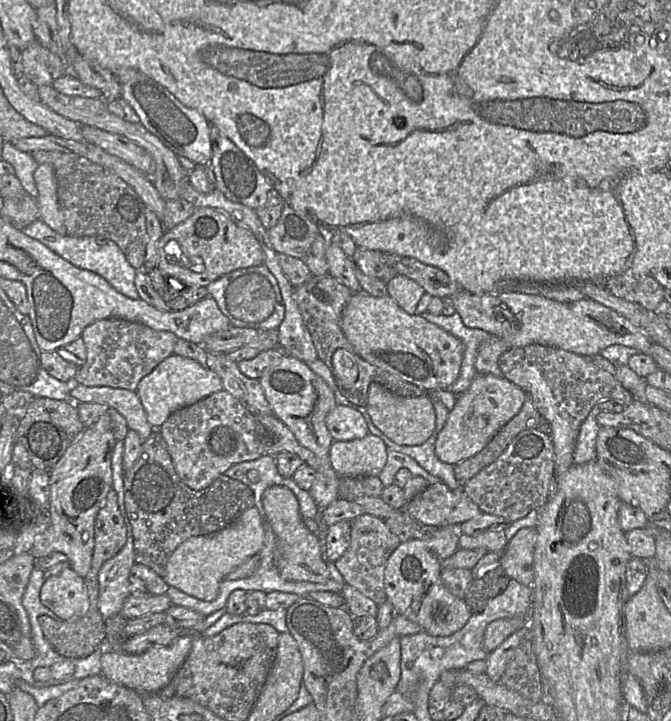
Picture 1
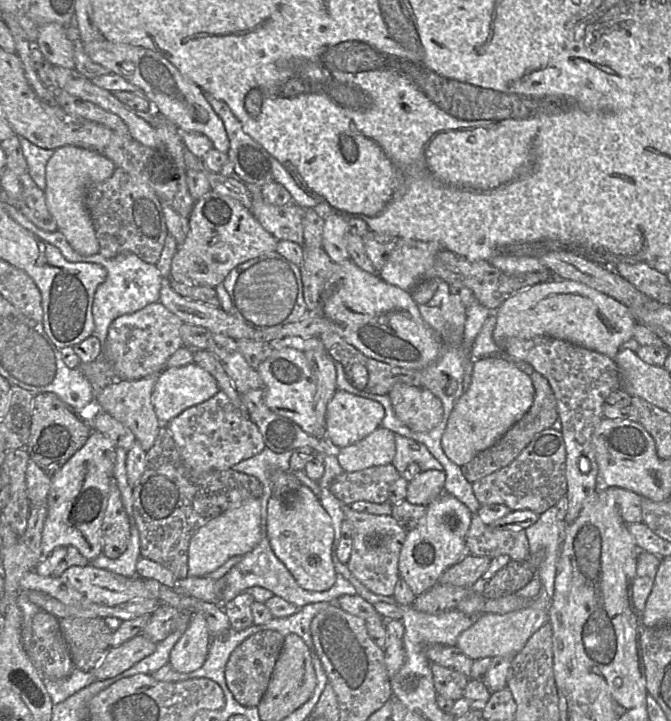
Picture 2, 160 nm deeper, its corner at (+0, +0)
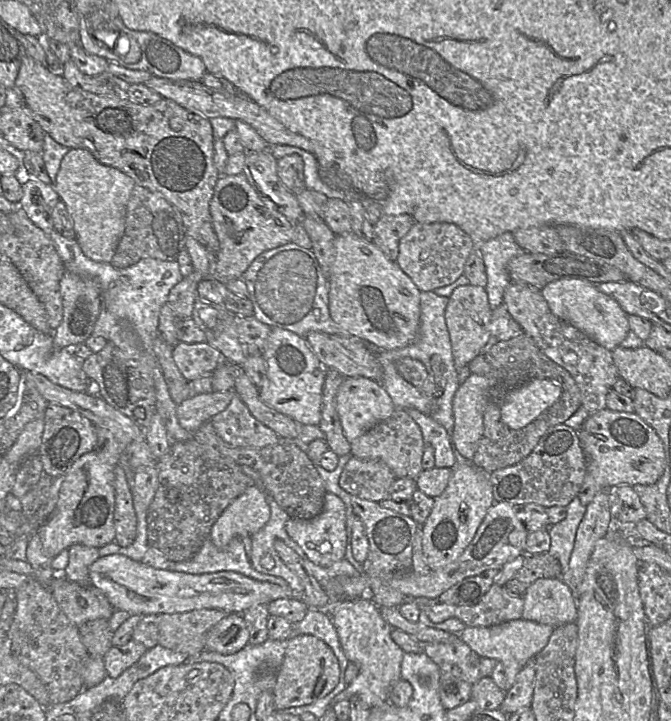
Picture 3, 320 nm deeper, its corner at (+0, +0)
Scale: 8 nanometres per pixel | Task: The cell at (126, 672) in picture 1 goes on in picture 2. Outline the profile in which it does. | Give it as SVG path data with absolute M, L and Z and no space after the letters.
M191 614L183 635L174 645L168 664L179 673L190 673L205 662L211 635L203 614Z

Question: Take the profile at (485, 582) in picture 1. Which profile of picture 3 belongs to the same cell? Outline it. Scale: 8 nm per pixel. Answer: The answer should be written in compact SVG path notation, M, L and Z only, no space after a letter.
M543 552L535 555L526 555L522 567L504 585L511 595L523 596L527 589L538 579L562 578L562 566L560 562Z

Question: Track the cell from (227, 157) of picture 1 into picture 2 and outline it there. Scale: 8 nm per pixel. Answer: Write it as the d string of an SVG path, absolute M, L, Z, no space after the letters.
M209 93L205 96L223 121L229 138L227 155L234 167L234 174L231 177L237 177L247 185L255 185L260 188L273 181L270 155L266 150L244 132L240 121L225 102Z

